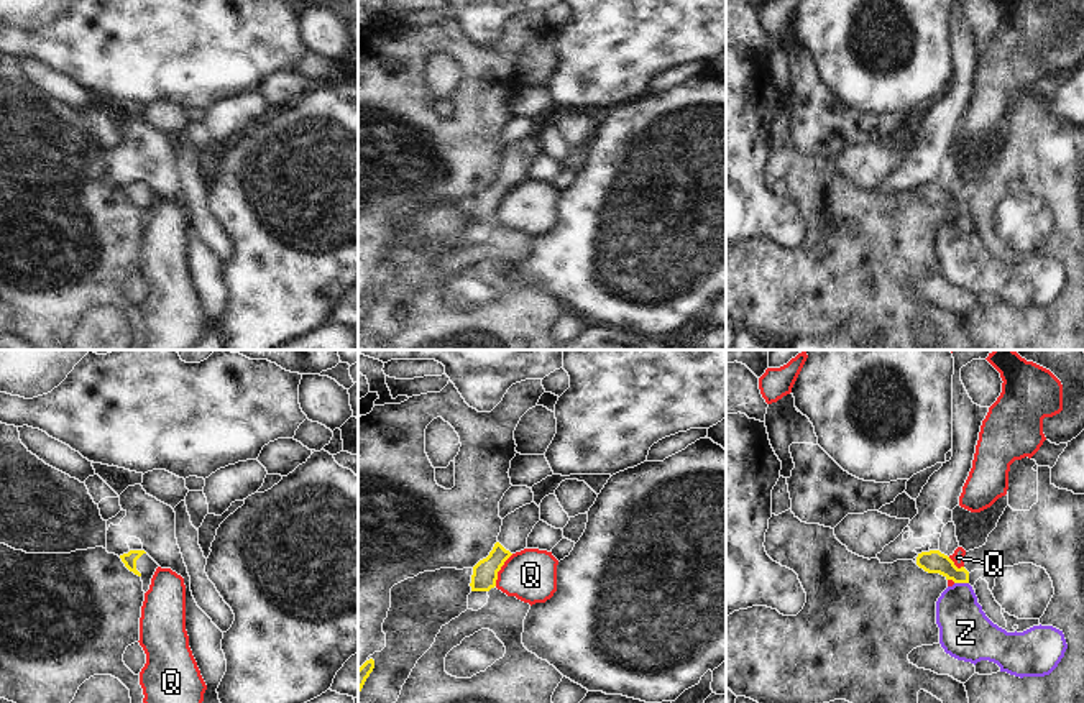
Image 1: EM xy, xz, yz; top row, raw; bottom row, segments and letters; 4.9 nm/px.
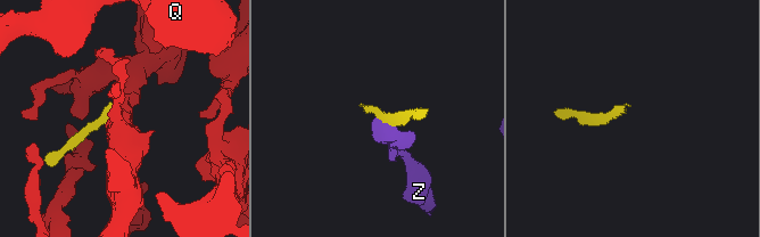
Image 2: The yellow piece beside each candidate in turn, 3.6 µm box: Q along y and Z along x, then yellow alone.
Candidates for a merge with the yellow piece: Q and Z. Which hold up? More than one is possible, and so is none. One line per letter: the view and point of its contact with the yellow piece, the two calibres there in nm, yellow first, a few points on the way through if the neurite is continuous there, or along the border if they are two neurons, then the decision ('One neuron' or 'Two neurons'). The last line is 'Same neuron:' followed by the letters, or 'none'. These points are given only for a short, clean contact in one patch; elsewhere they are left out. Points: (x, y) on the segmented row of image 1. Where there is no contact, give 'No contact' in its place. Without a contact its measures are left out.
Q: Touches yellow at xz (500, 569). Thickness 130 nm (yellow) against 260 nm. Boundary: xz (513, 554), (498, 572), (495, 585). Two neurons
Z: Touches yellow at yz (961, 582). Thickness 110 nm (yellow) against 260 nm. Boundary: yz (955, 582), (968, 583). Two neurons
Same neuron: none

